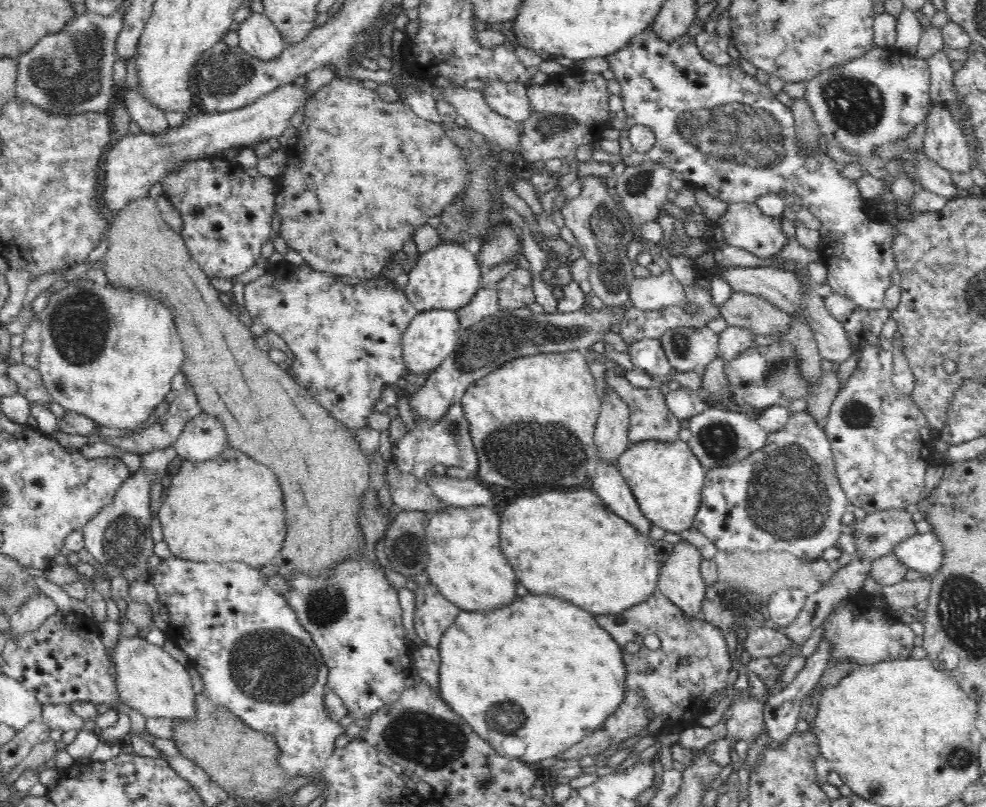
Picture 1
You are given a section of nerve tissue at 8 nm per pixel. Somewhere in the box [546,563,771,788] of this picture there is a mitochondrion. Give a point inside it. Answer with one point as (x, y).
(738, 607)

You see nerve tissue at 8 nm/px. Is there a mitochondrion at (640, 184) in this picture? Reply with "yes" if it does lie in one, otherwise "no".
yes

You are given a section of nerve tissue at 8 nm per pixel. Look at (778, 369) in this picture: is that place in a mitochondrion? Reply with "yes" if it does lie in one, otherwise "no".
yes

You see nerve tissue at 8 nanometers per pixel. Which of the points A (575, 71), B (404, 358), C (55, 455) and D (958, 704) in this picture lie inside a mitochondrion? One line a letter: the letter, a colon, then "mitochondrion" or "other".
A: other
B: other
C: other
D: other

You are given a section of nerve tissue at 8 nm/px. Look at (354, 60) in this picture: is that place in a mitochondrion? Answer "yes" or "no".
no

